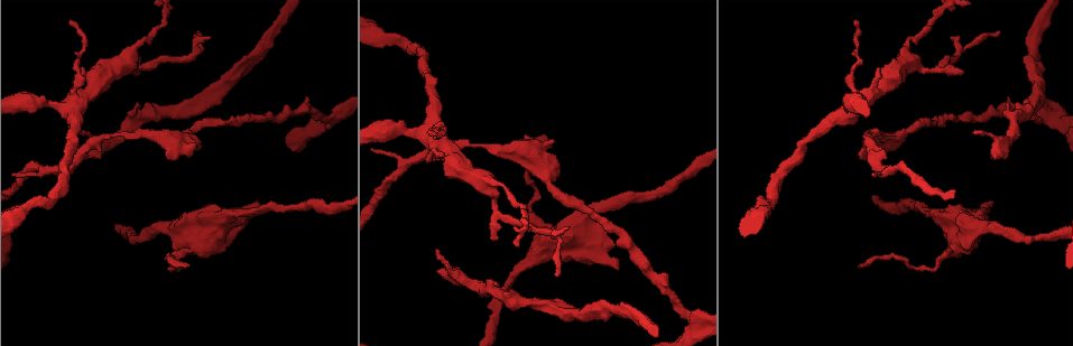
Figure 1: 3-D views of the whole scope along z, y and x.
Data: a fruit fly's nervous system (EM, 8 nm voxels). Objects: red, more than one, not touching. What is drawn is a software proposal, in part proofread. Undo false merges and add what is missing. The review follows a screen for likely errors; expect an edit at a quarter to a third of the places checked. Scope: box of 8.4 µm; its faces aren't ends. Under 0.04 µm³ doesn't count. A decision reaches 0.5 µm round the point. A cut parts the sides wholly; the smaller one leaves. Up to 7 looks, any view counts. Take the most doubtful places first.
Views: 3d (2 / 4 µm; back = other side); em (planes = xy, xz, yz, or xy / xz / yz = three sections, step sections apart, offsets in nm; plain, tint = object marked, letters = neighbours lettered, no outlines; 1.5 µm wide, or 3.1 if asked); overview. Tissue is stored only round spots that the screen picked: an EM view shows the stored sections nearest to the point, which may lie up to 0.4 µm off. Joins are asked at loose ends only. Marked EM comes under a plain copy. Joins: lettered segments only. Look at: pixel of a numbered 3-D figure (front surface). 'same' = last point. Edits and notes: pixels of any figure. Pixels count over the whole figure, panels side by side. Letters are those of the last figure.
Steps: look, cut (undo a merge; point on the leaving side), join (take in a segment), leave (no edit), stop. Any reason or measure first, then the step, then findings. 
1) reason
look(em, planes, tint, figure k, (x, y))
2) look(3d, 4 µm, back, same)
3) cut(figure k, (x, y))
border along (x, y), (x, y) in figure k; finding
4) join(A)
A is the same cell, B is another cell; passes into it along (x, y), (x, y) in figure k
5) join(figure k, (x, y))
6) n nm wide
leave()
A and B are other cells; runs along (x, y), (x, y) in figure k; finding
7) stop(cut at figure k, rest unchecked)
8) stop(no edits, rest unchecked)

branch stops here
look(3d, 2 µm, figure 1, (437, 270))

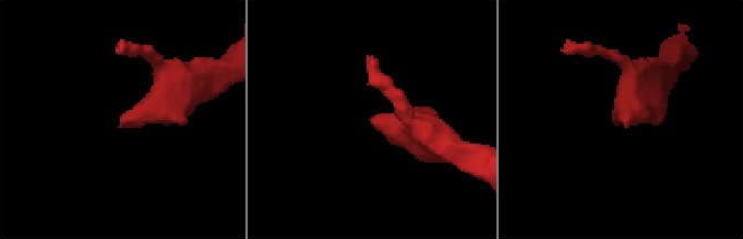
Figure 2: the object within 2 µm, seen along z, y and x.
shape alone is not enough
look(em, planes, letters, figure 2, (121, 125))

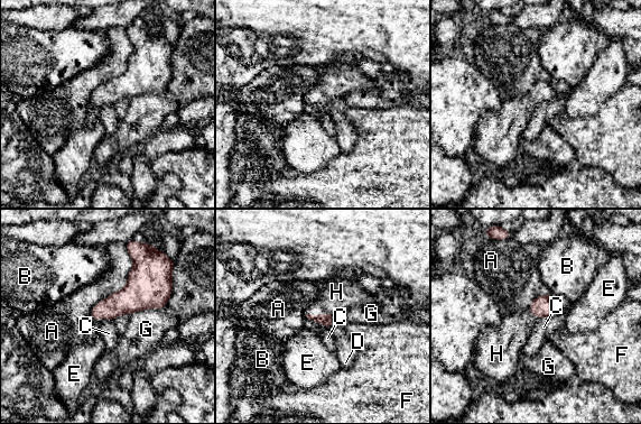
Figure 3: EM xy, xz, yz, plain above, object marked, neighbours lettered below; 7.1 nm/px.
A touches over 600 nm
join(H)
H is the same cell, A, B, C, D, E, F and G are other cells; passes into it along (326, 319), (319, 314), (335, 295) in figure 3; it goes on there

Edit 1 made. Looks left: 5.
an open end
look(em, yz, step 4, letters, figure 1, (963, 73))

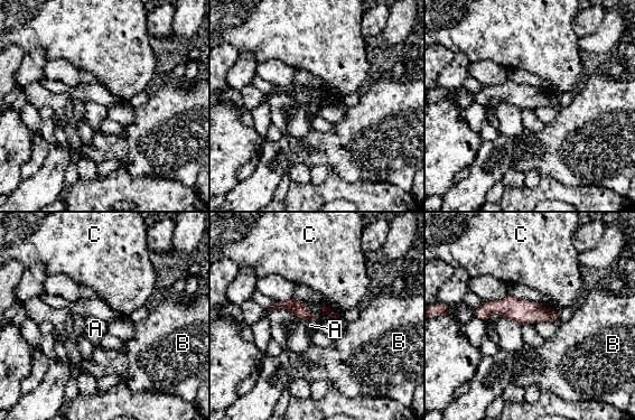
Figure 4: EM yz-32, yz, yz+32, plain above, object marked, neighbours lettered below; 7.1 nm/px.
another direction
look(em, planes, letters, same)

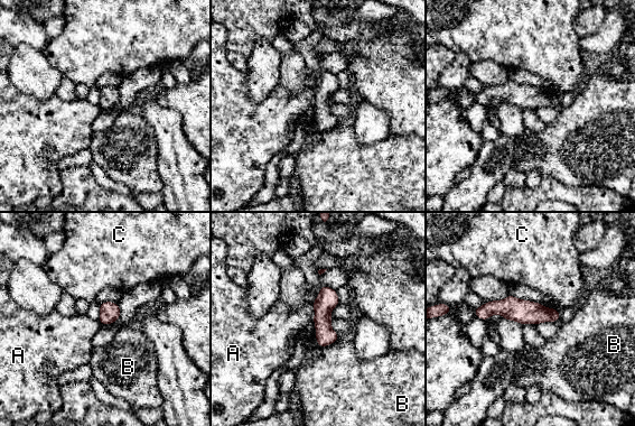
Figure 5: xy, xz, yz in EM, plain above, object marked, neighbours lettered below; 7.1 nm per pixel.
leave()
A, B and C are other cells; no lettered segment goes on from it

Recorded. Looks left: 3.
abrupt turn
look(em, planes, letters, figure 1, (1042, 116))

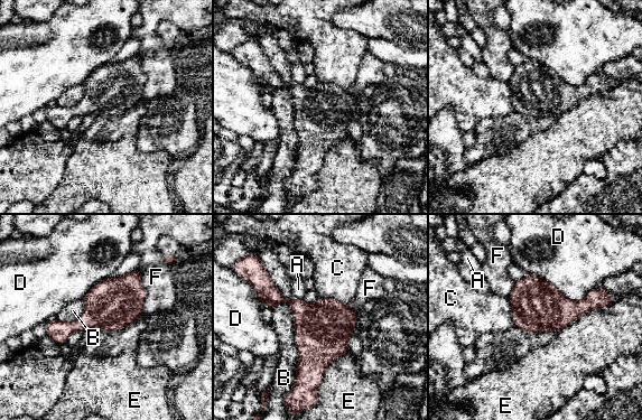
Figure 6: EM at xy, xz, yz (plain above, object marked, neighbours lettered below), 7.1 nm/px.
B touches over 900 nm
leave()
A, B, C, D, E and F are other cells; border along (611, 302), (583, 313), (557, 333) in figure 6; all the same neuron

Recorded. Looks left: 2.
stop(join at figure 3, rest unchecked)

